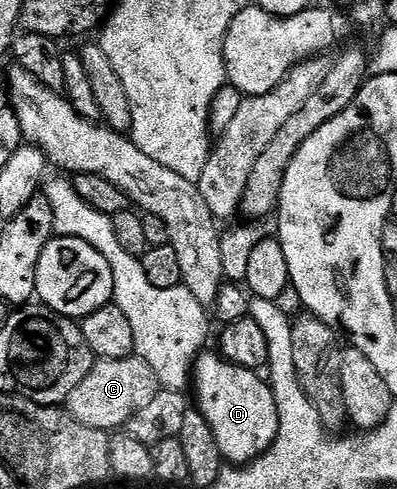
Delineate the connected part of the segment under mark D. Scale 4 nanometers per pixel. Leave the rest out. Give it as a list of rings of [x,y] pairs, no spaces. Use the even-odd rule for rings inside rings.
[[[203,352],[195,360],[192,371],[197,406],[213,431],[221,456],[232,465],[249,464],[272,447],[278,434],[278,404],[274,401],[274,390],[265,382],[255,387],[250,387],[250,383],[234,385],[230,381],[232,371],[226,369],[228,362],[210,352]]]

